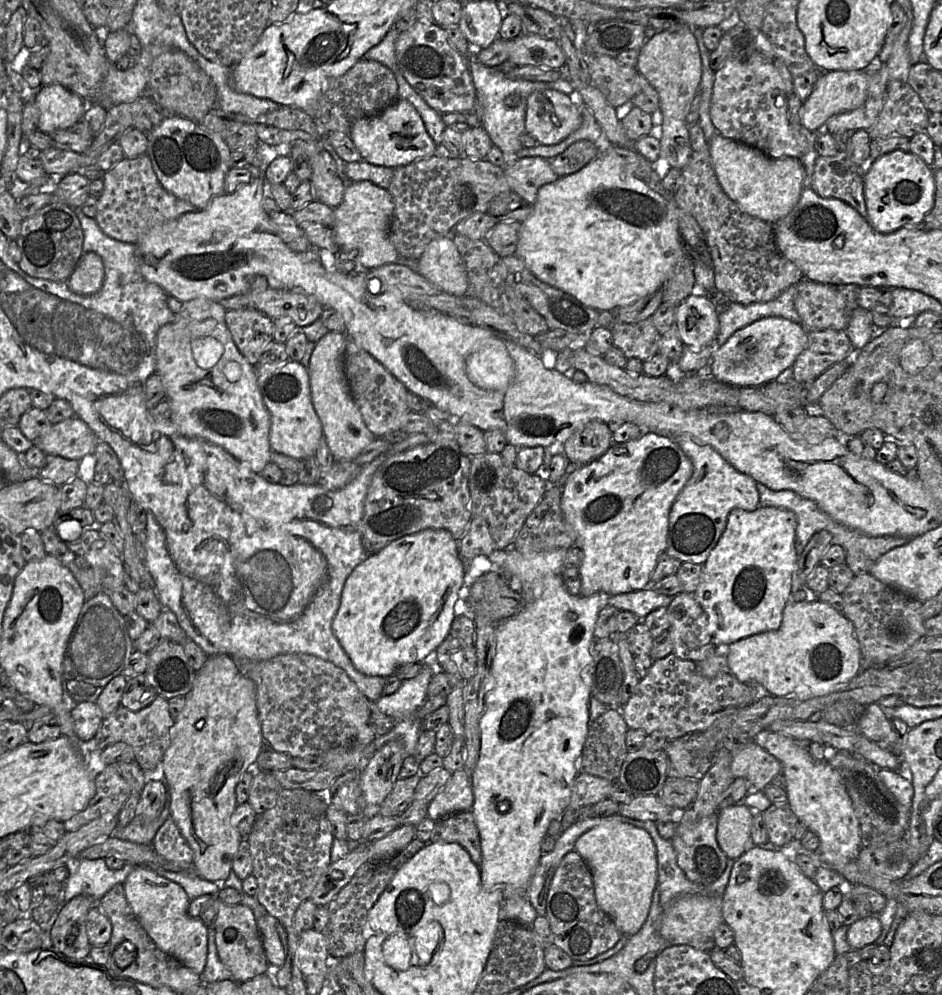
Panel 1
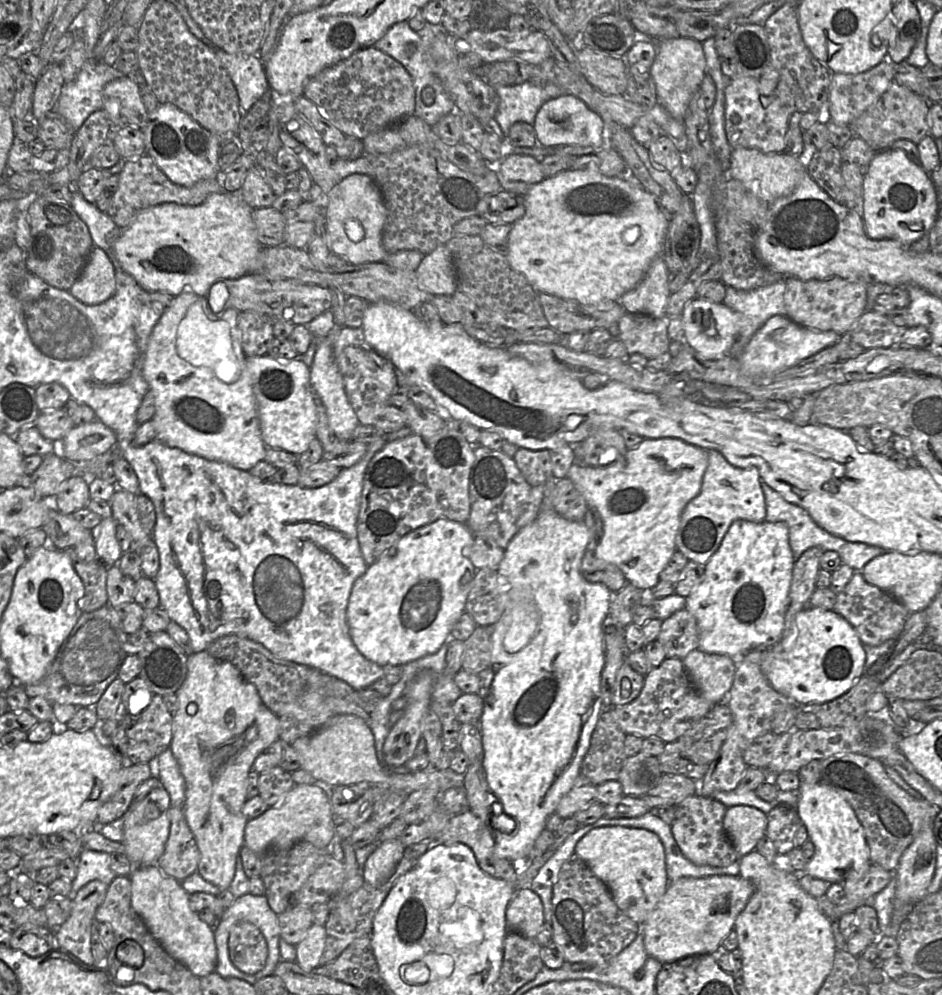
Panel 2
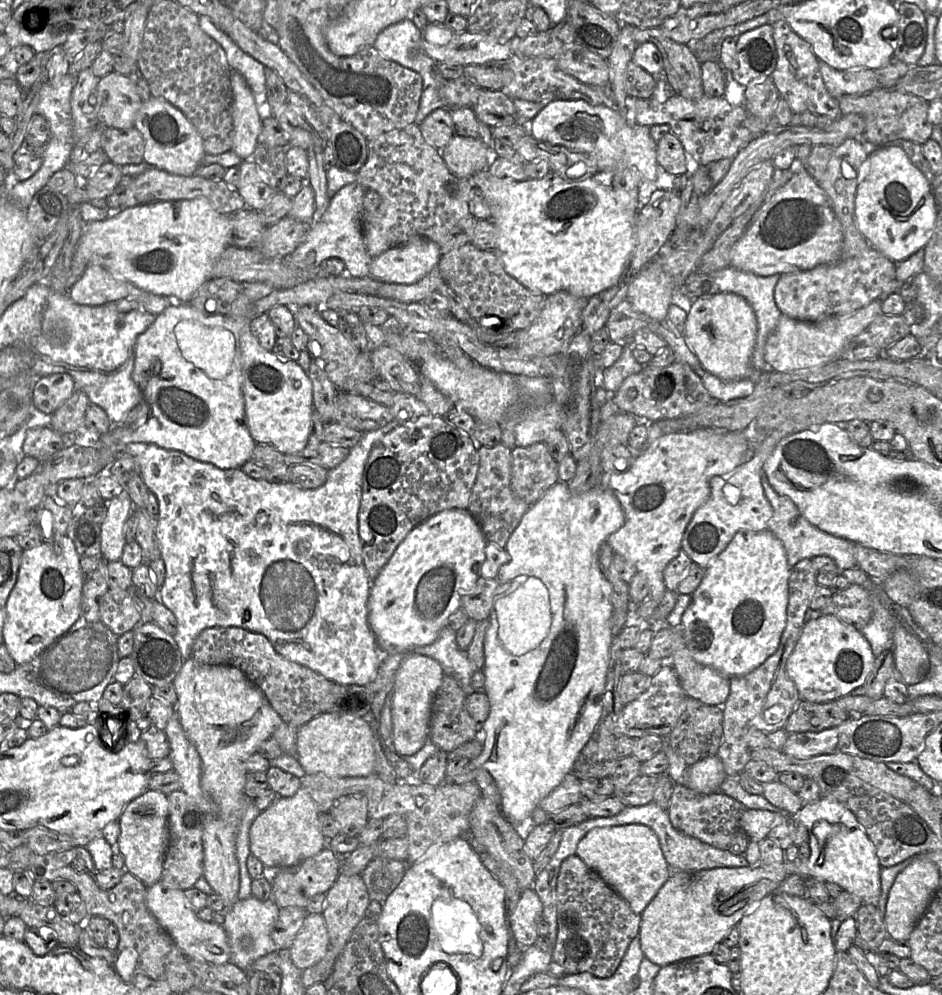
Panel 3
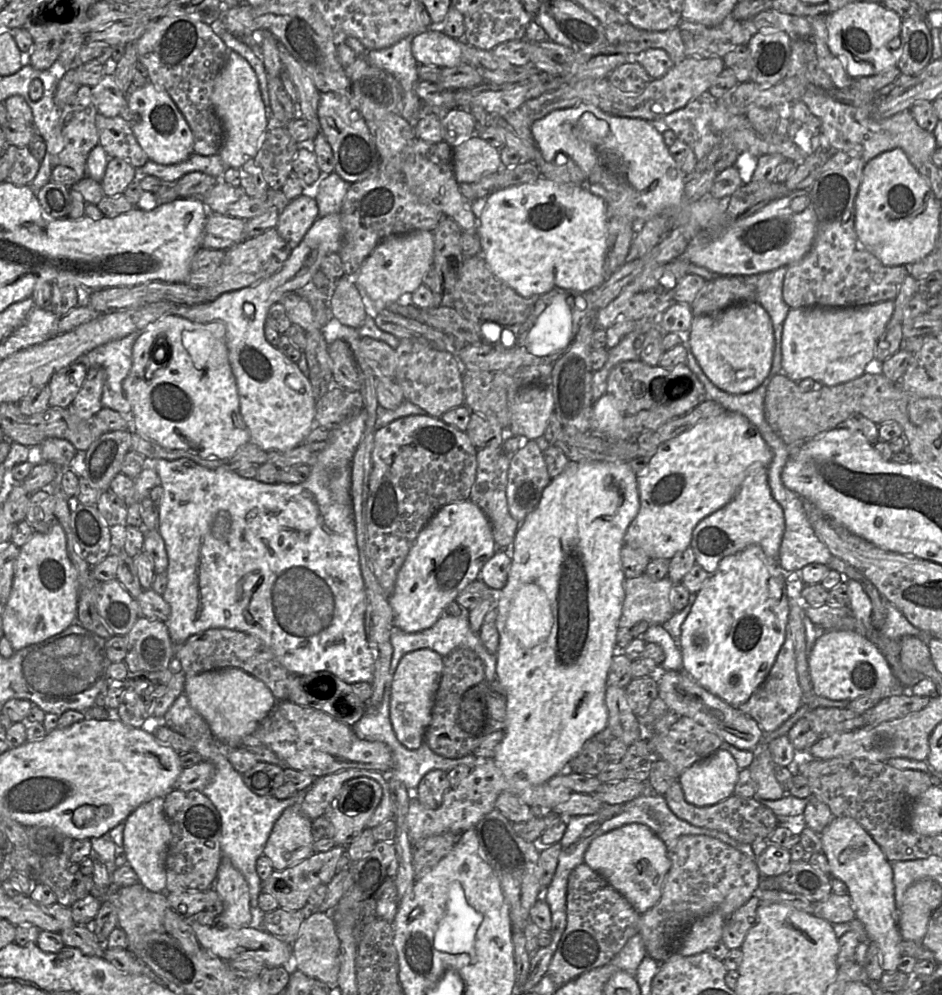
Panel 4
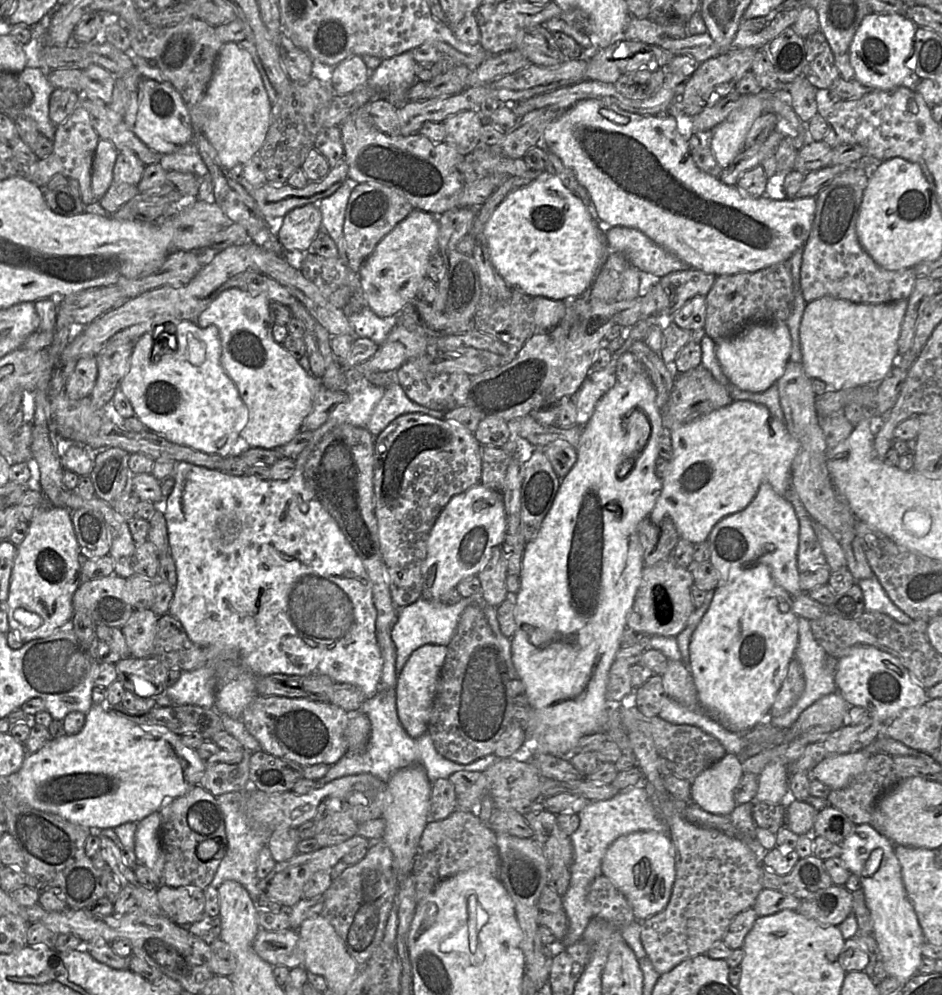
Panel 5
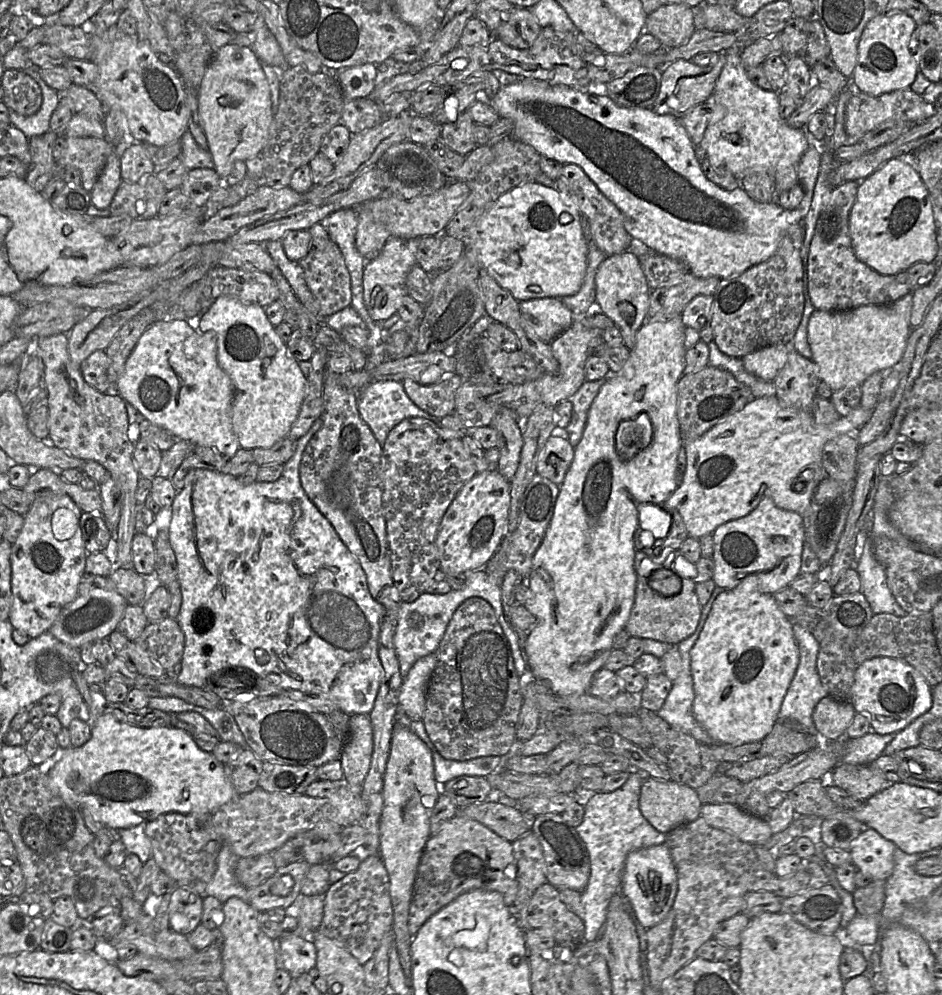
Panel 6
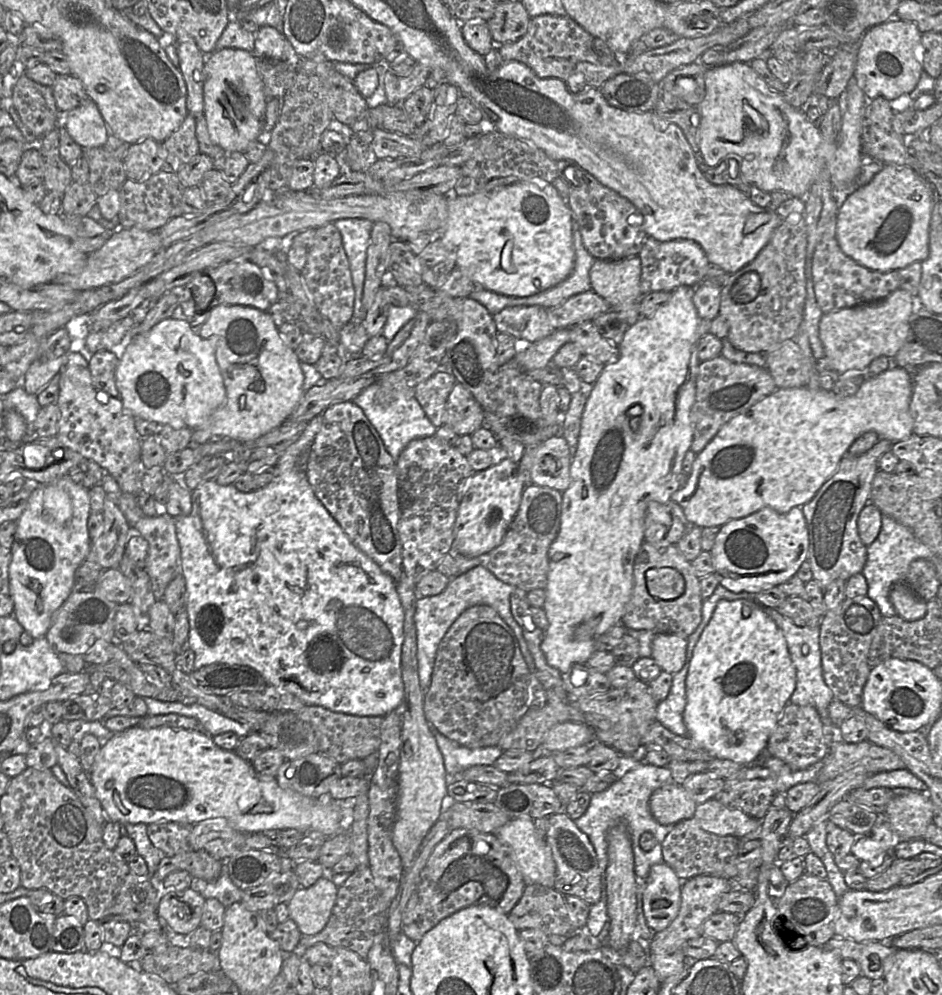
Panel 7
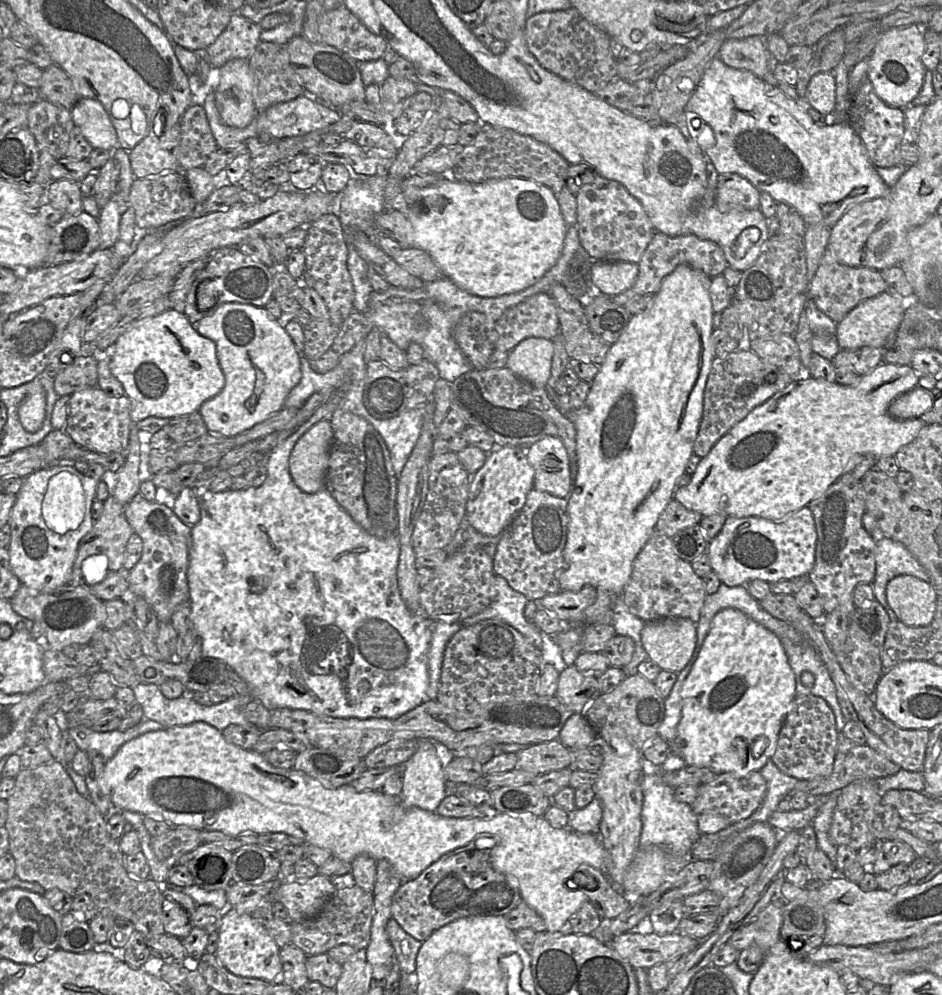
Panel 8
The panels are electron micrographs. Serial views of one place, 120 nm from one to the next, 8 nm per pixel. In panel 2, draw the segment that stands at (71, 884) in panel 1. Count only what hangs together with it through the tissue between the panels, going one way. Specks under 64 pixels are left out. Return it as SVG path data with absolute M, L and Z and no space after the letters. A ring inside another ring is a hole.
M83 849L76 861L77 874L72 880L68 897L73 900L78 891L93 880L109 885L117 876L109 865L110 854L103 851Z

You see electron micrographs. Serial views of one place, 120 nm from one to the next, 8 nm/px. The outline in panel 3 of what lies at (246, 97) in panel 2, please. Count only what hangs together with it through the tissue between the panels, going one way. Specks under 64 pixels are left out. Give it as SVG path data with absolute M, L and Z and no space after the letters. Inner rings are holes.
M204 15L198 17L201 29L224 49L231 70L239 72L245 78L257 107L267 102L265 66L244 52L224 31L212 23L210 18Z

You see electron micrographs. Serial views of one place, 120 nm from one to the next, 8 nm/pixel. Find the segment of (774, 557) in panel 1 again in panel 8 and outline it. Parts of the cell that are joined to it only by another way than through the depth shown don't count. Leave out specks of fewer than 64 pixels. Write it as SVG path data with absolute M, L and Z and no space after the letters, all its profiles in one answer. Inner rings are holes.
M726 608L719 611L712 622L708 634L701 646L699 654L692 666L690 673L683 682L682 705L680 709L680 719L677 726L677 737L673 744L674 753L680 755L687 765L694 765L699 767L708 767L718 775L723 773L733 773L737 776L744 777L753 771L760 771L766 763L771 759L776 750L778 735L780 729L791 710L791 705L795 696L795 676L789 665L787 655L782 646L780 639L770 630L748 617L743 612L734 609Z

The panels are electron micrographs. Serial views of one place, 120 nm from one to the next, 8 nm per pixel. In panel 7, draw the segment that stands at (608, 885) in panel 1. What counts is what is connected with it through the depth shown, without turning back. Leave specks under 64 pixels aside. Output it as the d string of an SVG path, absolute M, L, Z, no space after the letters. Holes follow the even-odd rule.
M666 863L655 864L645 879L643 912L652 932L666 929L681 905L682 880Z

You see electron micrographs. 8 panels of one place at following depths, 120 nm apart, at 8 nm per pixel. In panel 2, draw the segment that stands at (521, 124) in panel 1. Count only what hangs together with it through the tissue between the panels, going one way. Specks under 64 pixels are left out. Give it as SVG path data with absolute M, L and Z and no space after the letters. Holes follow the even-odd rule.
M529 81L515 86L499 86L494 90L499 104L493 119L505 136L514 123L533 125L538 110L545 102L564 95L564 91L553 83L538 86Z

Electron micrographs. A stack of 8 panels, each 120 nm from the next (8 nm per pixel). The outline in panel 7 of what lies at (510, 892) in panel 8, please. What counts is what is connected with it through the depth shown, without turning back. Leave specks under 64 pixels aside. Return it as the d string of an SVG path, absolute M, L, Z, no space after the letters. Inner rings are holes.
M450 829L446 837L435 846L421 872L420 881L403 914L402 932L418 943L441 920L471 905L490 906L508 915L522 897L525 887L526 883L520 869L507 846L501 842L496 834L481 833L474 829ZM479 841L484 841L490 846L486 854L477 851Z

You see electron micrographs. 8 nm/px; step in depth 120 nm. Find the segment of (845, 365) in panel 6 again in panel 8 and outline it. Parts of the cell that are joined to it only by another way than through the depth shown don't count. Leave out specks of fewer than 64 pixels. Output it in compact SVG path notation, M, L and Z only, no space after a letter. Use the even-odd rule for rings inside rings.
M887 292L860 302L839 323L836 337L841 350L853 350L865 346L882 347L893 337L904 318L902 299Z

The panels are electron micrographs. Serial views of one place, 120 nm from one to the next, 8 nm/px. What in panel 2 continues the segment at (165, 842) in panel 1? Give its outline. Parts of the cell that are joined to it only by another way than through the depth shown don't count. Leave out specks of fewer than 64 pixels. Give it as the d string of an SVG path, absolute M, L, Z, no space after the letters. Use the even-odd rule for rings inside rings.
M170 807L169 818L169 836L157 866L164 874L181 882L197 871L200 853L183 807Z

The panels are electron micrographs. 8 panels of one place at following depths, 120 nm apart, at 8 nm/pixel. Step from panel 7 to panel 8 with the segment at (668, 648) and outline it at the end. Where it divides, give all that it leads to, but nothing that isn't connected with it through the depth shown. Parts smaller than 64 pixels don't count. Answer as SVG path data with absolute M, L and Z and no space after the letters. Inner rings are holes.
M688 618L645 622L641 641L648 659L661 670L679 673L693 656L697 641L697 623Z

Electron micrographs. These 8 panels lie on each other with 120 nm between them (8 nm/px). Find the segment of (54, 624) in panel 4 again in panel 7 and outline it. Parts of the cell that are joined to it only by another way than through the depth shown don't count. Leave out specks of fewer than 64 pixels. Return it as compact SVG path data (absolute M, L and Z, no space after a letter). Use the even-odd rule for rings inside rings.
M64 475L48 484L41 484L31 493L27 506L16 521L16 533L11 547L9 564L10 593L13 599L13 615L24 631L33 639L45 637L53 614L70 595L75 584L74 574L86 559L91 541L87 529L91 513L89 492L82 484L74 483Z

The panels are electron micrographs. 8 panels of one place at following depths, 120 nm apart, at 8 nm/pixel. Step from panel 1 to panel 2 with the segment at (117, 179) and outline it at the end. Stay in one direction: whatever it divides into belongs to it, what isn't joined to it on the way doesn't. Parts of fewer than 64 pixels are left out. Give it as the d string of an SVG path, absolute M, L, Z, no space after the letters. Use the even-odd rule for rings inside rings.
M145 154L138 160L124 161L123 169L119 173L118 188L113 194L112 204L106 213L120 230L124 230L149 207L163 203L197 206L202 204L210 194L224 191L221 173L217 178L199 180L192 186L182 186L170 181L158 168L153 158Z

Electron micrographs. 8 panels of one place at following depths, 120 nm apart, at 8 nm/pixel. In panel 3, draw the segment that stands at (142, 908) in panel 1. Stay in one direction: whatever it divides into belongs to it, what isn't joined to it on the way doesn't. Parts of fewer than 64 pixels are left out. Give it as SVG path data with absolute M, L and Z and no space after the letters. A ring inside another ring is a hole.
M161 881L147 886L146 904L158 923L172 937L188 959L203 959L209 964L229 963L231 948L222 925L201 920L190 906L184 891L165 886Z

